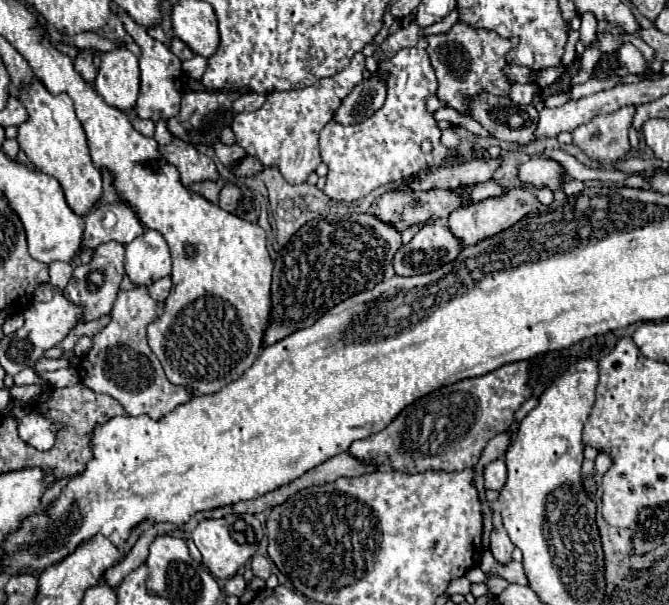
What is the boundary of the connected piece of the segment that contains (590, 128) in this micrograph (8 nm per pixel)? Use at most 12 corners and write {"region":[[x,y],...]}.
{"region":[[634,105],[594,117],[572,131],[574,143],[600,163],[630,151]]}

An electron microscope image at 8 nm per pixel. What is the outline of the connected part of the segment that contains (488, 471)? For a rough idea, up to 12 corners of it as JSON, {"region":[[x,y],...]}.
{"region":[[504,459],[484,467],[486,489],[500,491],[506,483]]}

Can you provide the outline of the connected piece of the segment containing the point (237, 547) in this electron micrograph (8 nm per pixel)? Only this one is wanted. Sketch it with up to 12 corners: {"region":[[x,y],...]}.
{"region":[[226,519],[200,521],[192,541],[216,579],[234,577],[258,547]]}

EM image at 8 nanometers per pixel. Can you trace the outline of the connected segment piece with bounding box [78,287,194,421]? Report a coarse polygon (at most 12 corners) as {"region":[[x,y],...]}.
{"region":[[120,291],[80,381],[158,421],[194,397],[146,343],[158,303]]}

